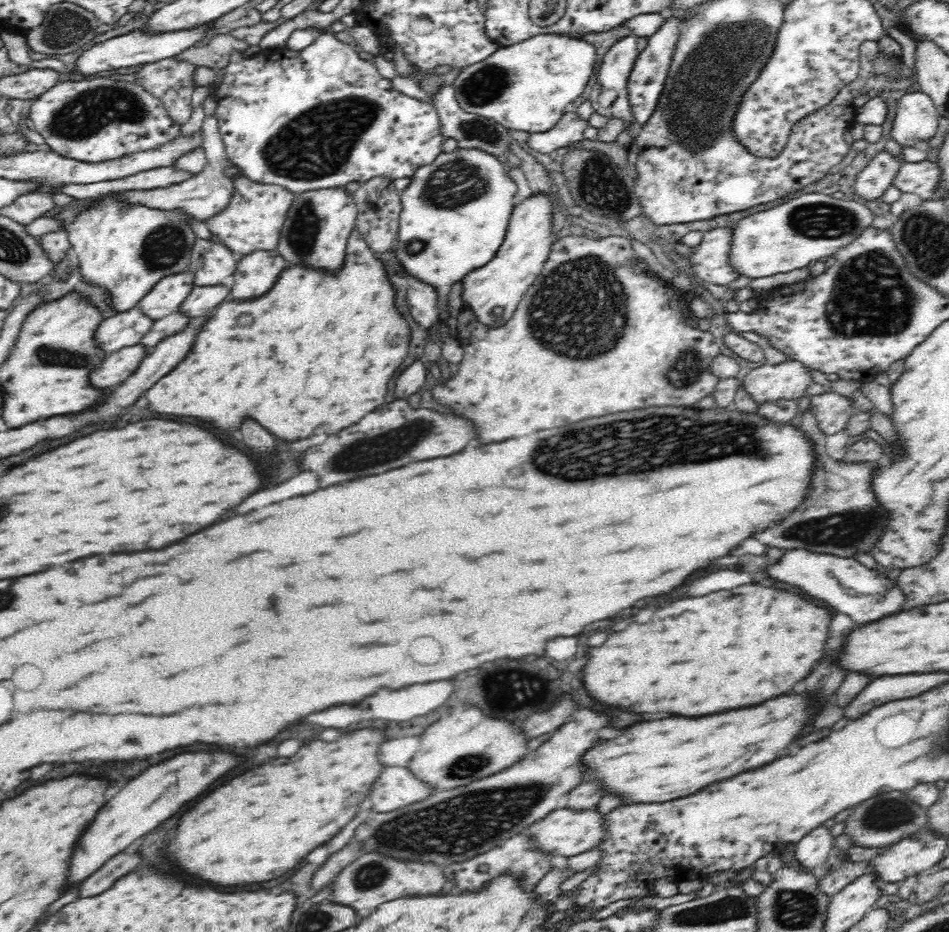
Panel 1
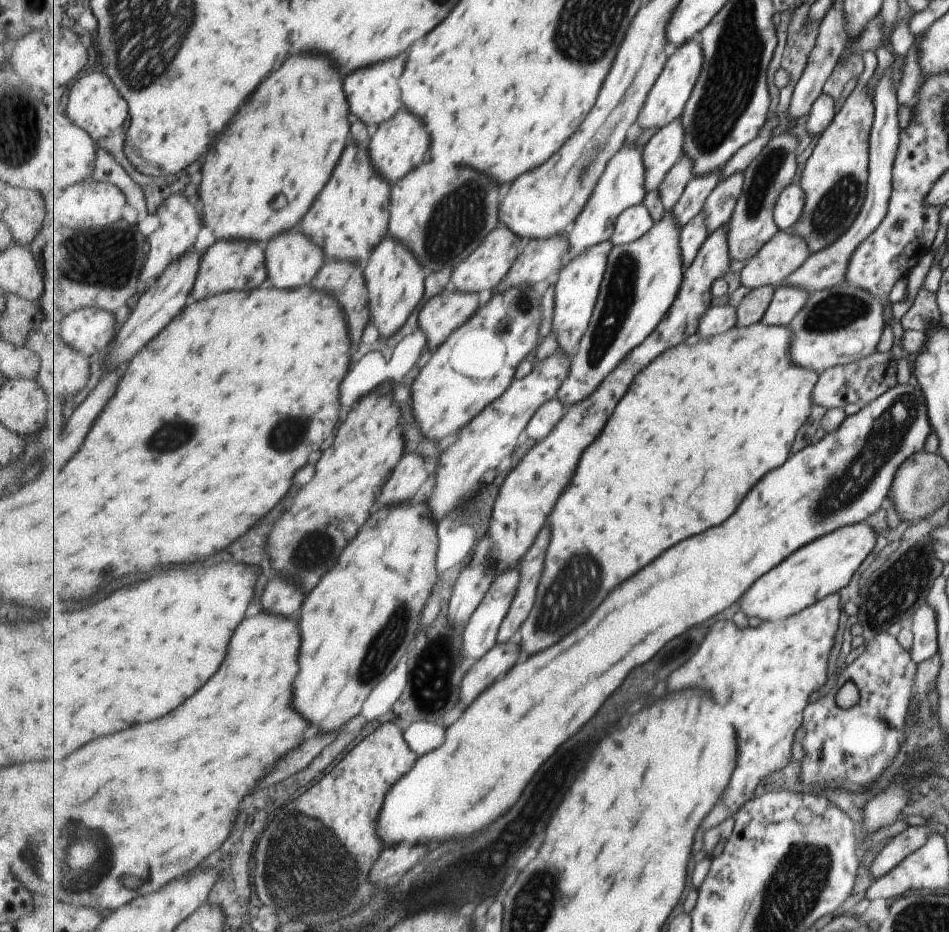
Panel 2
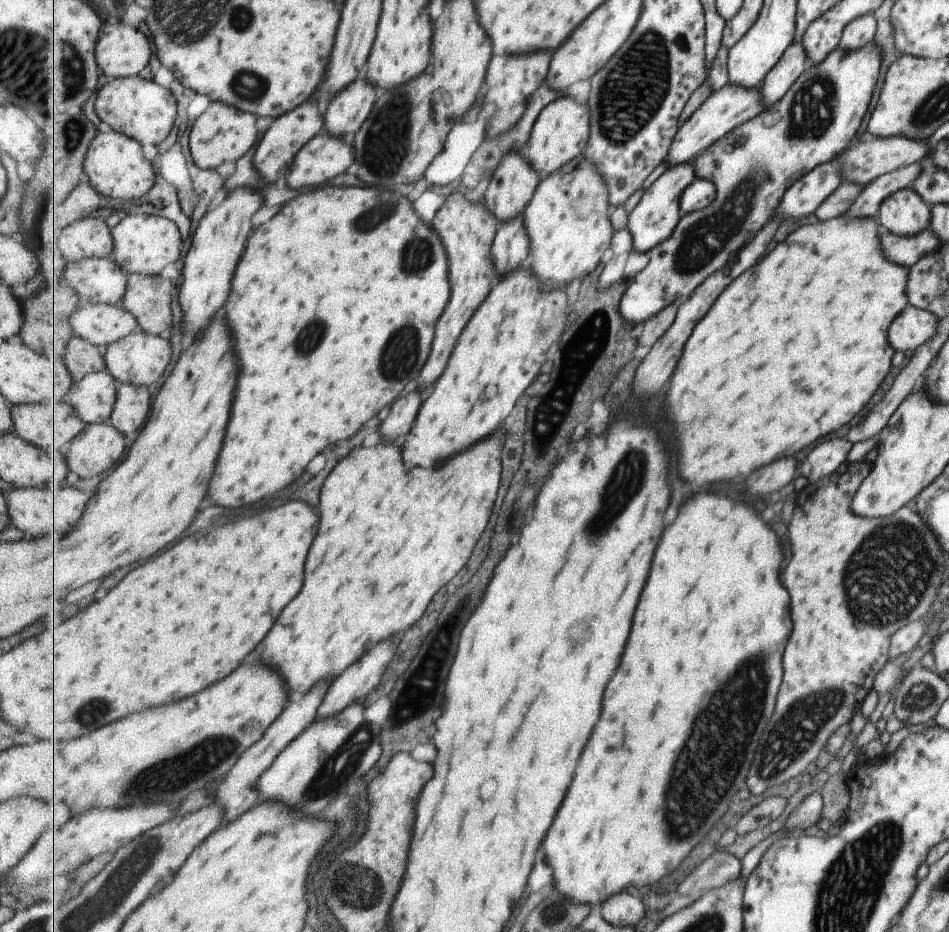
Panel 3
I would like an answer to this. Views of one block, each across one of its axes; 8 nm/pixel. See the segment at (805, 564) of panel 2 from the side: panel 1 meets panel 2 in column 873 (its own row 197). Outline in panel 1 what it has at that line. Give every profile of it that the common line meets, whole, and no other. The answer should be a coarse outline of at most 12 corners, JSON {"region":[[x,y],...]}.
{"region":[[550,202],[513,208],[493,260],[461,278],[461,311],[502,326],[541,273]]}

